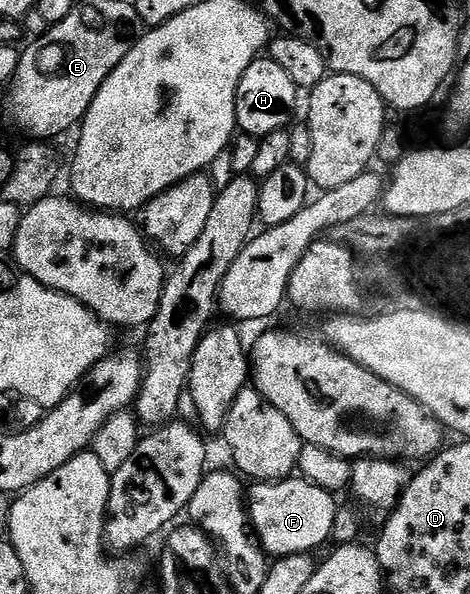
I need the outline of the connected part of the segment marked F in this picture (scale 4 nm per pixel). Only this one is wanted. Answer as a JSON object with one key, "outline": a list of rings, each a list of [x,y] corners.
{"outline":[[[301,476],[283,478],[281,482],[260,482],[251,487],[248,521],[267,555],[283,558],[289,554],[310,554],[317,546],[331,541],[332,524],[339,508],[335,495]]]}

